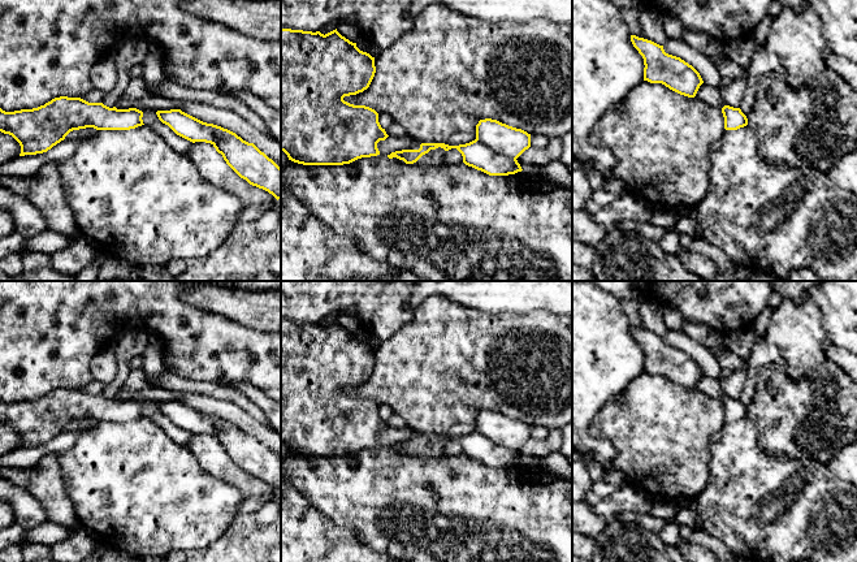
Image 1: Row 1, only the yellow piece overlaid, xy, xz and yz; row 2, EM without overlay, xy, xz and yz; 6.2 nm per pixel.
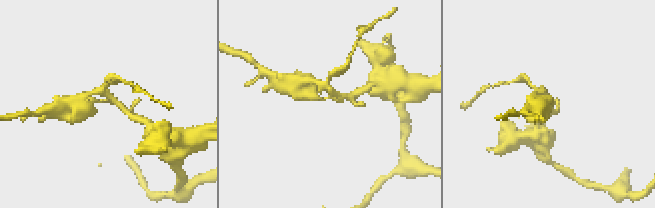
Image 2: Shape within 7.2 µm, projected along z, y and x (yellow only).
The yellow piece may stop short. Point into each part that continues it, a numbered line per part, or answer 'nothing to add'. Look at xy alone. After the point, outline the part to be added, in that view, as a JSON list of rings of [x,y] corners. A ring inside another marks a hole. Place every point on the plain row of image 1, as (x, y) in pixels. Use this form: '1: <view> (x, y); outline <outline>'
nothing to add

